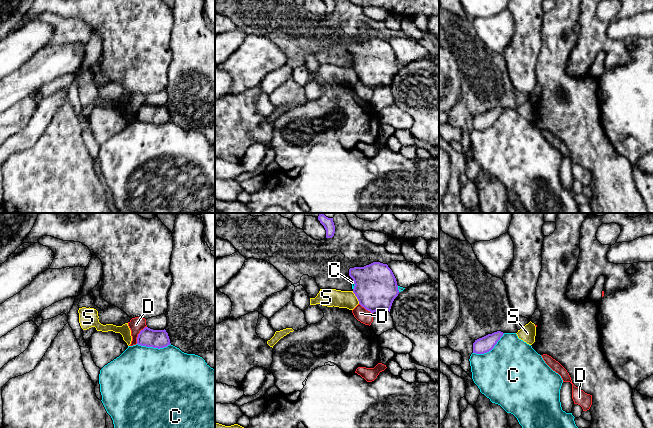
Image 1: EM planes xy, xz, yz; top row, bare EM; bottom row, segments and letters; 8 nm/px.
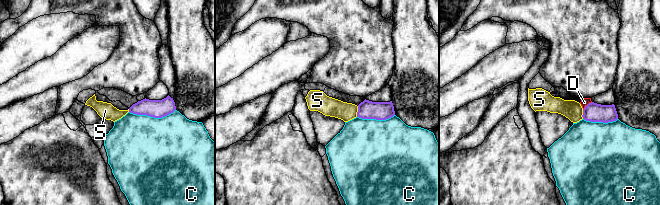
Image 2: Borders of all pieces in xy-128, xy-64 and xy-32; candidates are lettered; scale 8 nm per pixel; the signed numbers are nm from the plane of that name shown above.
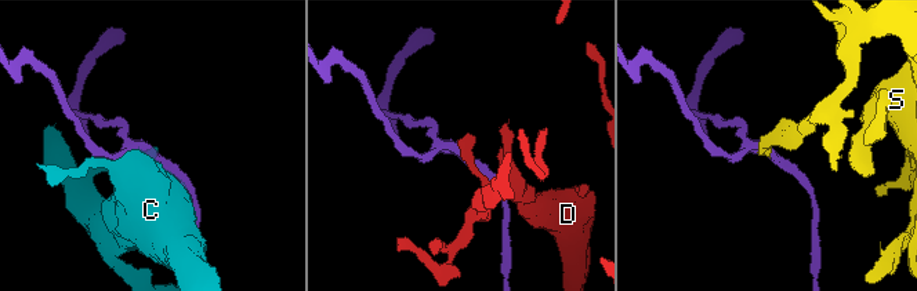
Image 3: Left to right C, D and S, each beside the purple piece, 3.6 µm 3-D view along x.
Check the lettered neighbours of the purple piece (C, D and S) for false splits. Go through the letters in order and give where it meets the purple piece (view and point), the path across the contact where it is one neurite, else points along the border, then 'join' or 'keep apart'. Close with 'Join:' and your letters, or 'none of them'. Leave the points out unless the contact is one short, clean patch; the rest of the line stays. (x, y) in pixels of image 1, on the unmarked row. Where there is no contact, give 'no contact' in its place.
C: yz (490, 126) | keep apart
D: xy (138, 110) | along xy (146, 102), (138, 110), (136, 119) | keep apart
S: xz (356, 72) | along xz (352, 67), (359, 79) | keep apart
Join: none of them

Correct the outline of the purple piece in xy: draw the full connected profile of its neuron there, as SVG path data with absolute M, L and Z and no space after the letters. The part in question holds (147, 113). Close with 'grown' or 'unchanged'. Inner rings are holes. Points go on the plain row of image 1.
M145 103L137 113L137 120L146 123L164 124L170 121L170 115L166 106L153 106Z | unchanged

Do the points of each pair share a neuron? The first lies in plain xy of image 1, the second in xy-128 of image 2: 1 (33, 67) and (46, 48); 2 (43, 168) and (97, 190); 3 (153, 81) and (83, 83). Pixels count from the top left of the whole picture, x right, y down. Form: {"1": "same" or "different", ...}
{"1": "different", "2": "same", "3": "same"}

